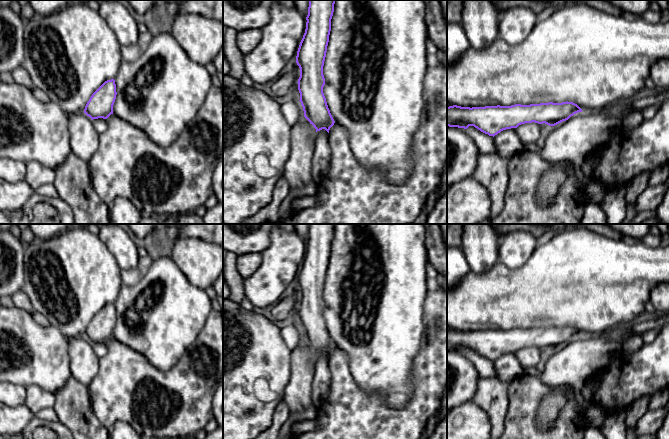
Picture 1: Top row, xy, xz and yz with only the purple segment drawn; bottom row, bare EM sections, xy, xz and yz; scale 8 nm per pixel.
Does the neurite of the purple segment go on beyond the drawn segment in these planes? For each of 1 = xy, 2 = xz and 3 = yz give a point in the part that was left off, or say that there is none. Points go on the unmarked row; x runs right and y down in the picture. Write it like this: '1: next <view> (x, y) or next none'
1: next none
2: next none
3: next none

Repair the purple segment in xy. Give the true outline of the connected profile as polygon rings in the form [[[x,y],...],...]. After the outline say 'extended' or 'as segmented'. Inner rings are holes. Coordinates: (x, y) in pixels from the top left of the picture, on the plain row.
[[[115,304],[105,305],[90,321],[85,330],[84,337],[92,344],[98,342],[107,343],[113,338],[116,319]]]; as segmented

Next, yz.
[[[573,326],[540,327],[511,330],[447,331],[447,350],[467,353],[474,350],[489,360],[503,354],[517,352],[525,347],[538,347],[555,350],[568,344],[582,333]]]; as segmented

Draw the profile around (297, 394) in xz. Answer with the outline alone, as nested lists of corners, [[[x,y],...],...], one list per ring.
[[[305,341],[291,351],[291,377],[283,396],[290,415],[301,413],[312,404],[316,357],[314,350]]]

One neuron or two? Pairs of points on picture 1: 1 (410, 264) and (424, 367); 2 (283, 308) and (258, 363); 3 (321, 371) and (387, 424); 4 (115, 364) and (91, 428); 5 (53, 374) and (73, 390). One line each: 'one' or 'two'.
1: two
2: two
3: two
4: two
5: two

